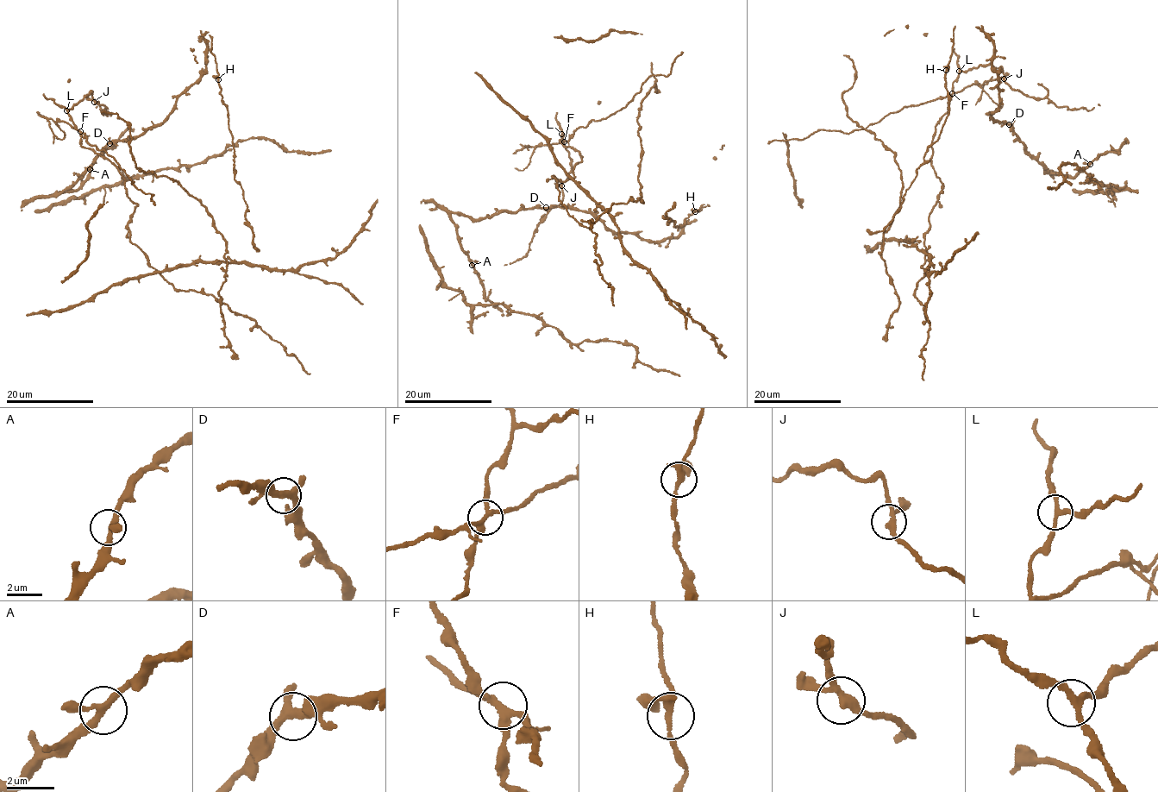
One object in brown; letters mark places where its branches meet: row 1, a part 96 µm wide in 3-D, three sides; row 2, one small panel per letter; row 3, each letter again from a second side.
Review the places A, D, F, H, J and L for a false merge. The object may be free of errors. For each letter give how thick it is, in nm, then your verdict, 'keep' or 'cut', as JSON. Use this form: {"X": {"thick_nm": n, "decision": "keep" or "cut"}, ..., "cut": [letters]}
{"A": {"thick_nm": 240, "decision": "keep"}, "D": {"thick_nm": 280, "decision": "keep"}, "F": {"thick_nm": 280, "decision": "cut"}, "H": {"thick_nm": 240, "decision": "keep"}, "J": {"thick_nm": 260, "decision": "keep"}, "L": {"thick_nm": 240, "decision": "keep"}, "cut": ["F"]}

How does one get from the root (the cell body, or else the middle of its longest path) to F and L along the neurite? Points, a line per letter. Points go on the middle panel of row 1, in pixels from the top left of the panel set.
F: (561, 187), (572, 171), (569, 151), (564, 141)
L: (561, 187), (572, 171), (571, 159), (561, 134)

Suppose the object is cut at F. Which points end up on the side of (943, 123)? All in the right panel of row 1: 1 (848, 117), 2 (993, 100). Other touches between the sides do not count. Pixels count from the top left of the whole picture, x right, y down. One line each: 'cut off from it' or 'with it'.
1: with it
2: cut off from it

